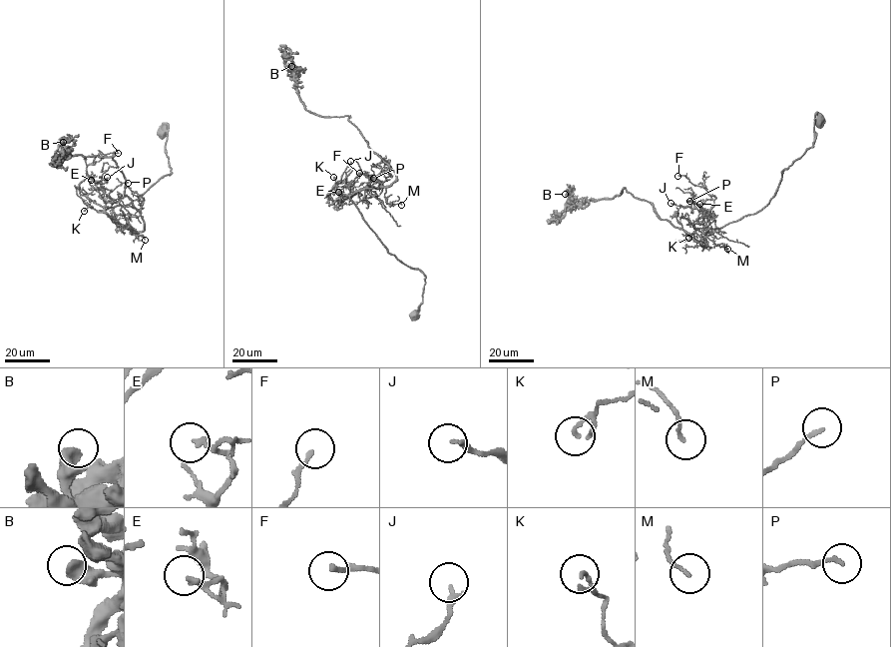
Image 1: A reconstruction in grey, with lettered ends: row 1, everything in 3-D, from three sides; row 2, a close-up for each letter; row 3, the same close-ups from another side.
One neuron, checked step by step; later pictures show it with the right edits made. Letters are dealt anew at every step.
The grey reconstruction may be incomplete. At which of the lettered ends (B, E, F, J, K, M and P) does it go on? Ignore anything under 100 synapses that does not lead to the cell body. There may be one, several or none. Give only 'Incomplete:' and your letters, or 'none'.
Incomplete: none

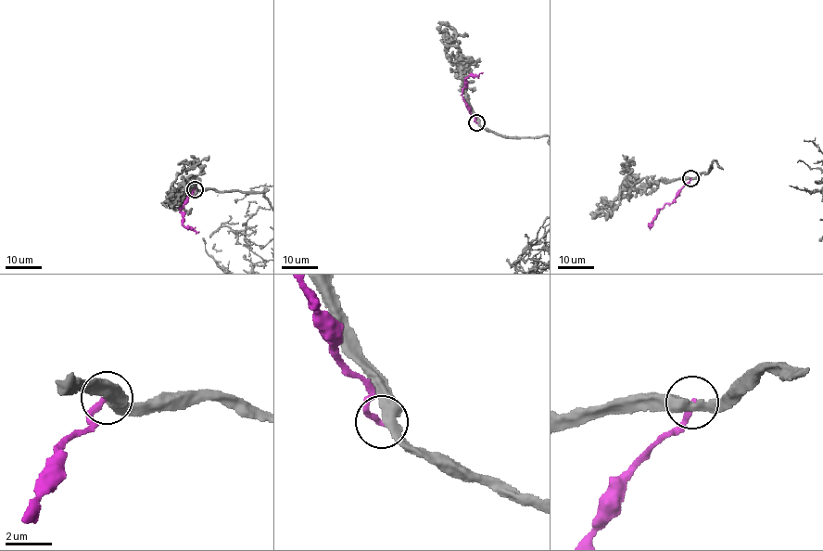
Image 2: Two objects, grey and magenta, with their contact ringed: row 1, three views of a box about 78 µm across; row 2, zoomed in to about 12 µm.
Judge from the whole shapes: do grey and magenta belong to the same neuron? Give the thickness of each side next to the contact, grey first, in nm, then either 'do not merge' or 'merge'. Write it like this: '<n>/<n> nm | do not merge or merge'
440/280 nm | do not merge

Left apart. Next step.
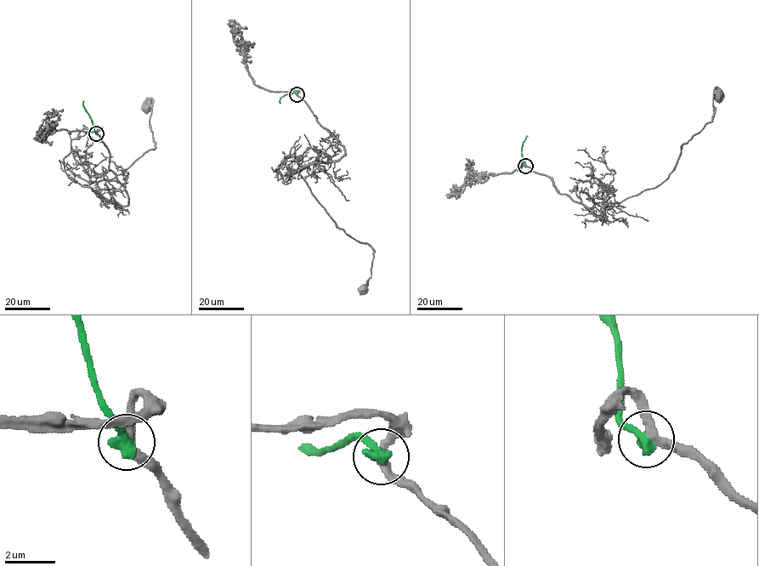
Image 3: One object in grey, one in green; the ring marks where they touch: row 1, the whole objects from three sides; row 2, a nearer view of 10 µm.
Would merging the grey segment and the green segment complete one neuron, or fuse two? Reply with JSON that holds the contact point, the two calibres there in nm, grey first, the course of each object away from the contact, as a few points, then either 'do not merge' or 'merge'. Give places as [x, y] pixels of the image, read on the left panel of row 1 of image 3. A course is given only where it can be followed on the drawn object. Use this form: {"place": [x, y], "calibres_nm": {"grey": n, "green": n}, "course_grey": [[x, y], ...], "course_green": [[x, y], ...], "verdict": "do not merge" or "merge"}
{"place": [96, 133], "calibres_nm": {"grey": 320, "green": 550}, "course_grey": [[97, 133], [124, 188], [109, 189], [110, 200], [82, 186], [110, 180], [155, 148], [151, 107], [144, 105]], "course_green": [[96, 133], [83, 101]], "verdict": "do not merge"}

